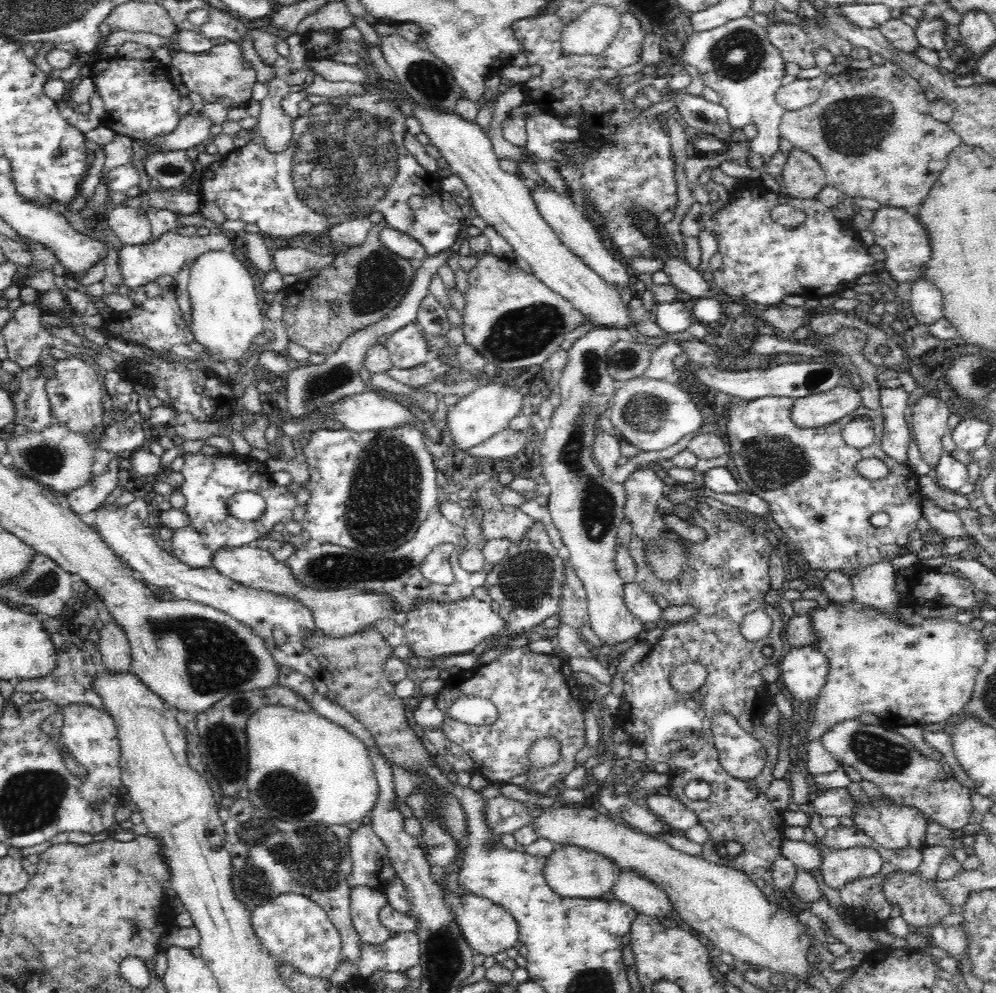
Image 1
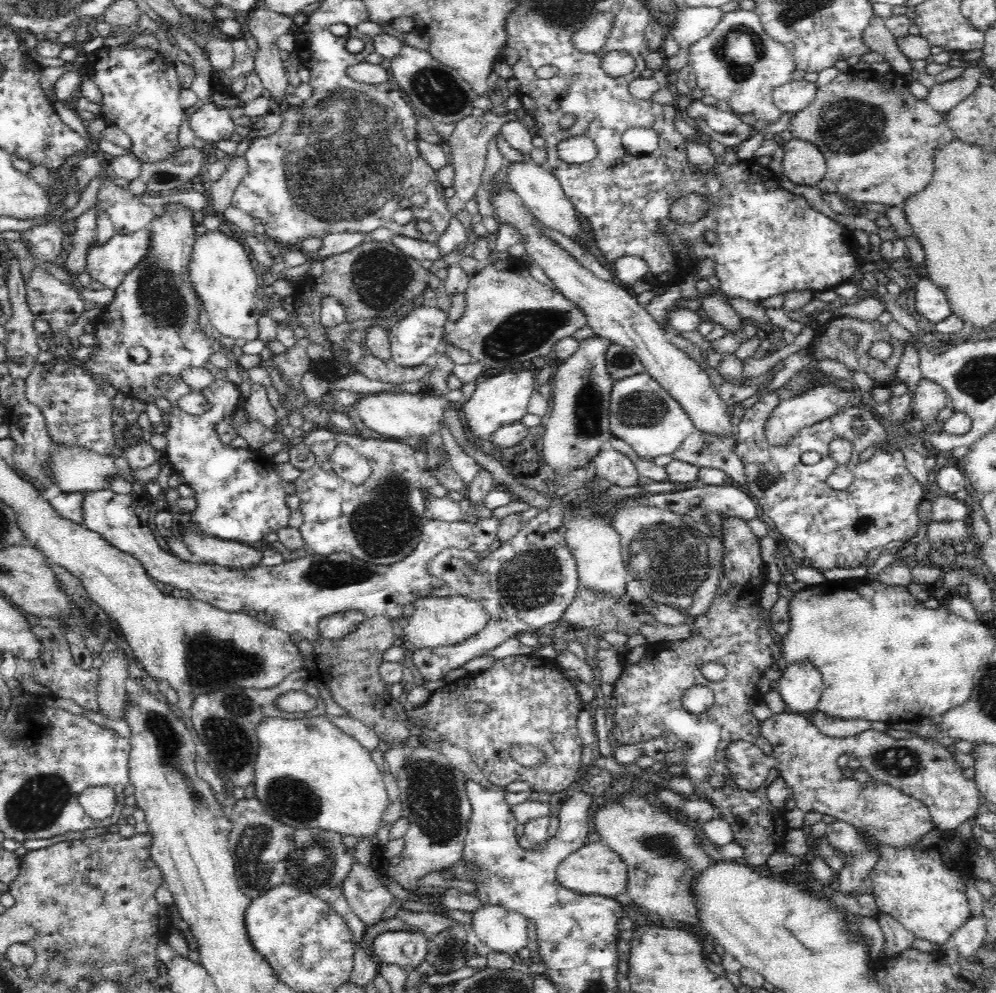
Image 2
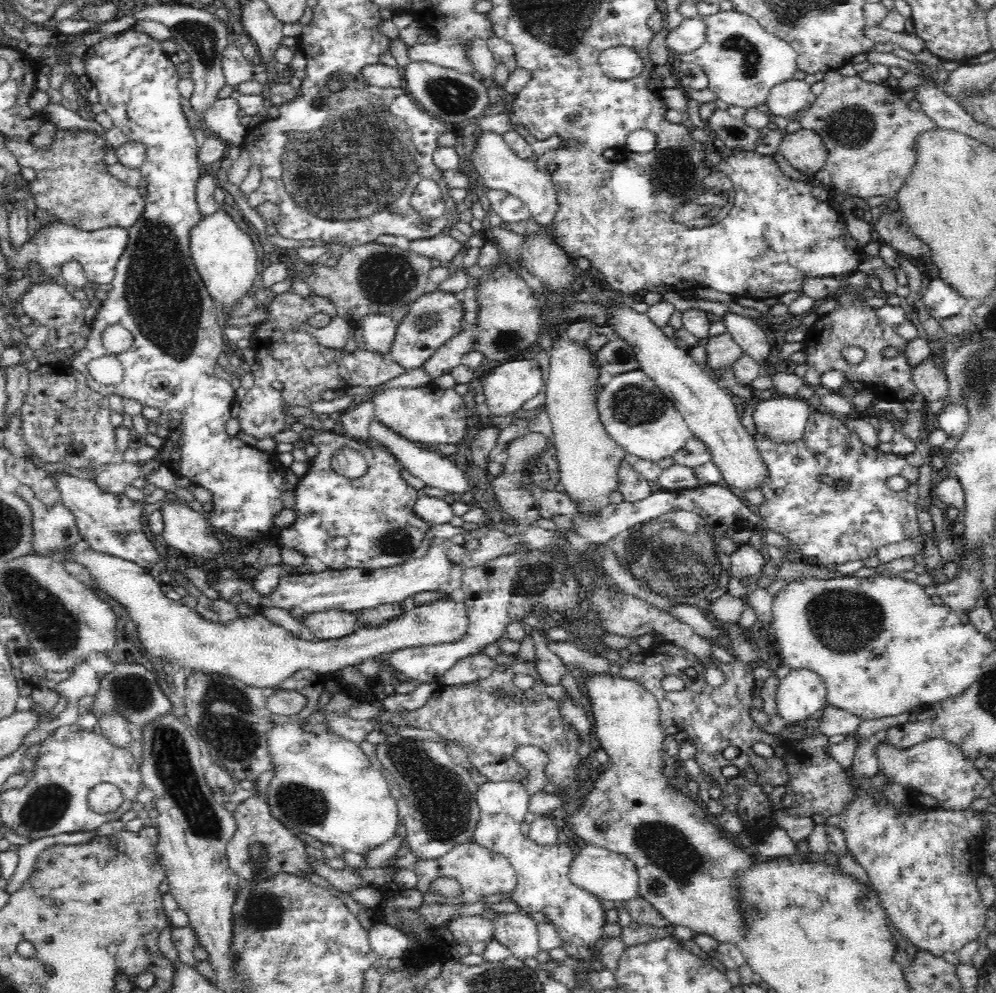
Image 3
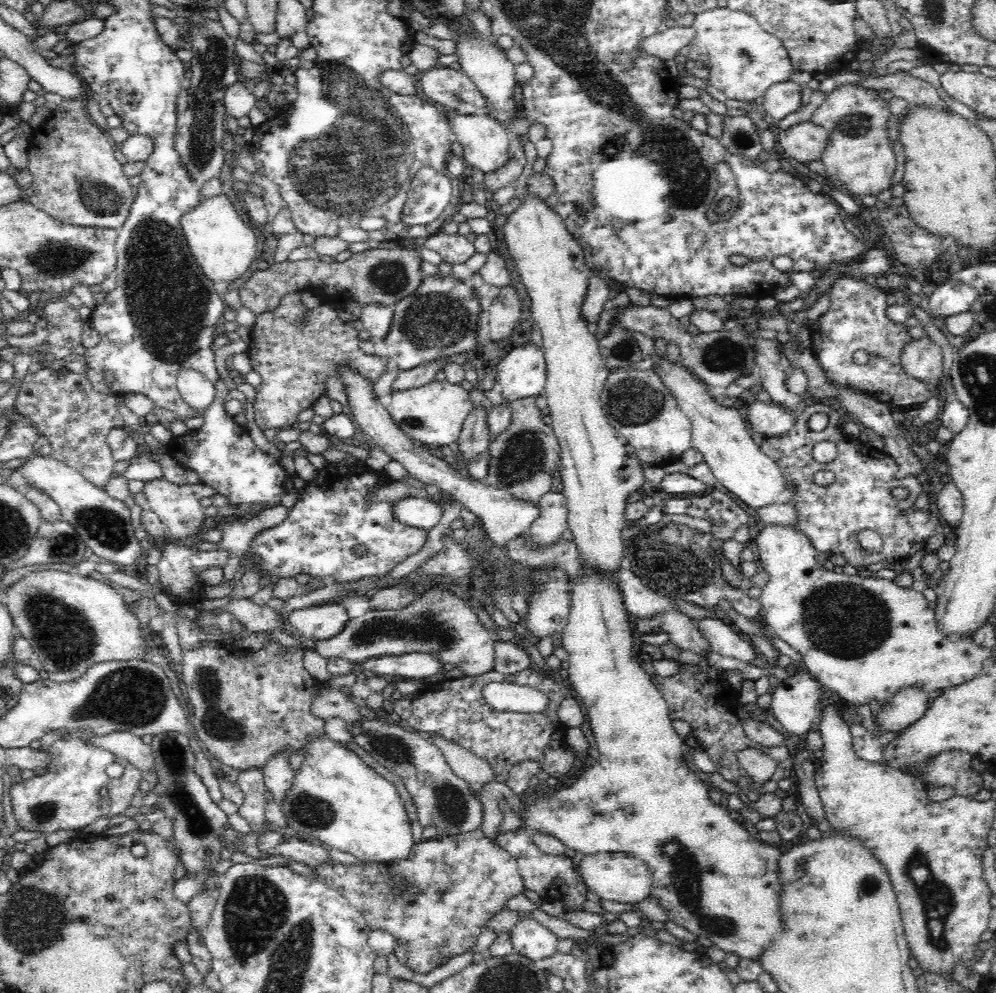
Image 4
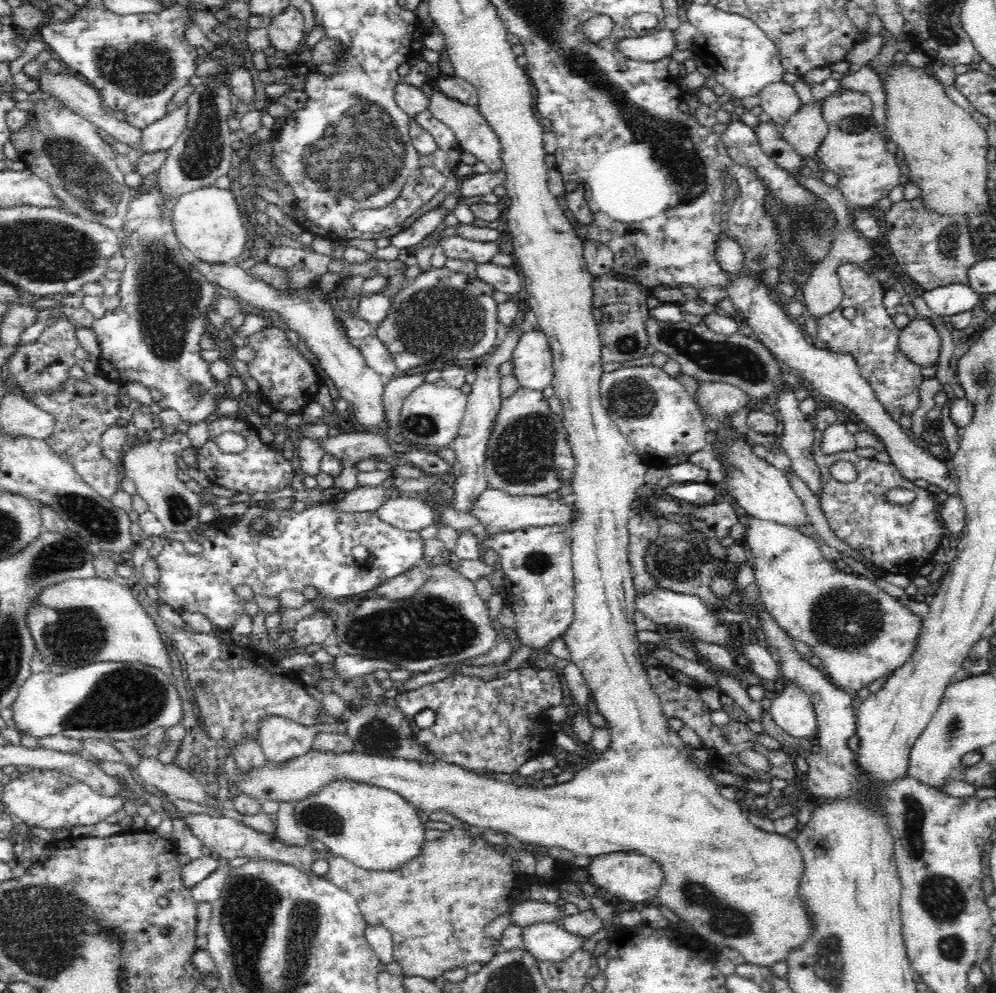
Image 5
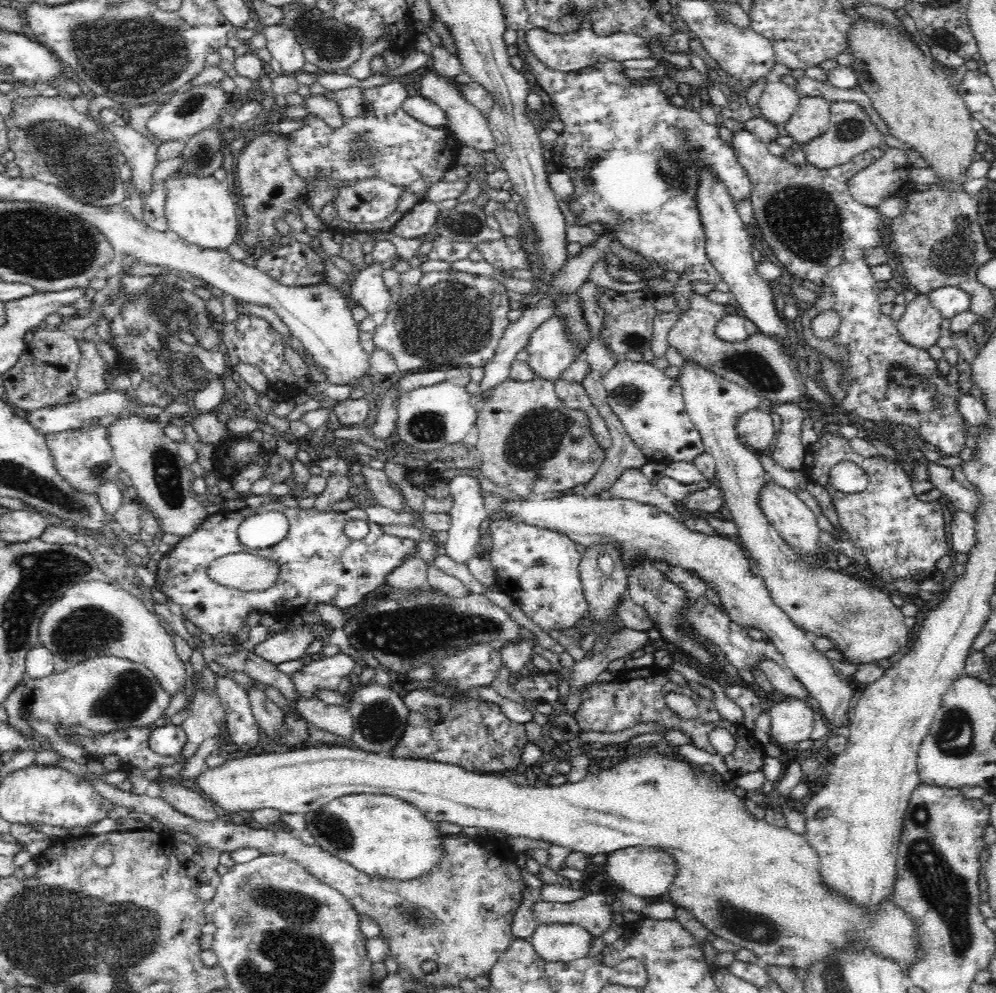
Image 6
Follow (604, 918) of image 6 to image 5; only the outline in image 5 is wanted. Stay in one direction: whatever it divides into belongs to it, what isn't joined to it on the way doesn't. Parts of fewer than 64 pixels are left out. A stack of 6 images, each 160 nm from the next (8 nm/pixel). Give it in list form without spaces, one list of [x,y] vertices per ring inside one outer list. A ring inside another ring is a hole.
[[[528,899],[518,903],[515,907],[512,906],[512,908],[510,910],[512,924],[521,927],[548,922],[557,923],[565,918],[562,907],[557,906],[556,903]]]

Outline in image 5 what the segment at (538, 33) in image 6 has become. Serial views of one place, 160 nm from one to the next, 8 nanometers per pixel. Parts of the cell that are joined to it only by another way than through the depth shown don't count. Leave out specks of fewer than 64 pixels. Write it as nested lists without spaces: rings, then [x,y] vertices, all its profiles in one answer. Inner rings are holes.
[[[667,28],[656,31],[656,34],[640,35],[618,42],[618,47],[626,58],[640,62],[670,59],[675,46],[674,33]]]

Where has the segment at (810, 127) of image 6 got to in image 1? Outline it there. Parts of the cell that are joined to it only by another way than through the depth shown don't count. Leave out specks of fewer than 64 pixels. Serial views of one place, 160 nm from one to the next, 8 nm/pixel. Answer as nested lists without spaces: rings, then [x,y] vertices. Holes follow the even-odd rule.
[[[796,147],[790,150],[787,158],[781,174],[781,185],[786,187],[786,194],[792,200],[815,200],[820,190],[827,186],[820,162]]]

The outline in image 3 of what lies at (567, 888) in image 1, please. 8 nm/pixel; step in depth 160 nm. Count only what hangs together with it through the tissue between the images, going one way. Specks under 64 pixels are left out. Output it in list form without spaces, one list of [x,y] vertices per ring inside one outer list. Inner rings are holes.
[[[586,845],[569,863],[568,878],[573,885],[593,894],[596,898],[625,902],[637,897],[640,873],[636,865],[624,854],[615,853],[602,846]]]

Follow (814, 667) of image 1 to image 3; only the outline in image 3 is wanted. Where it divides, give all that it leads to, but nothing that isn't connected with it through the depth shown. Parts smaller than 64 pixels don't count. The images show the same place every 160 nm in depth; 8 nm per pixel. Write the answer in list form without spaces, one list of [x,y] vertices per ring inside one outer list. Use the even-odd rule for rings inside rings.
[[[792,669],[780,681],[777,691],[778,715],[787,724],[800,724],[814,714],[821,714],[827,705],[827,688],[815,671]]]

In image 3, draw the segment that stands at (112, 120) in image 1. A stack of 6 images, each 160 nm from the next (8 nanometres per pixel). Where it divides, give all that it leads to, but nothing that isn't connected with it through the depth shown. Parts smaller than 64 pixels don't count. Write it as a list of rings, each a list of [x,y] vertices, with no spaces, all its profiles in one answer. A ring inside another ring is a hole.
[[[136,25],[108,35],[96,44],[89,46],[84,64],[84,73],[92,86],[98,91],[99,103],[113,120],[113,125],[121,129],[129,141],[136,141],[146,147],[143,166],[139,168],[141,177],[146,178],[148,186],[144,191],[147,205],[144,214],[129,230],[131,242],[115,266],[115,277],[108,287],[108,298],[99,306],[90,325],[91,331],[87,337],[86,346],[72,356],[71,366],[79,370],[87,378],[88,386],[100,394],[108,396],[118,394],[122,398],[131,398],[144,406],[152,406],[161,410],[177,410],[182,414],[182,422],[172,429],[171,436],[161,448],[162,464],[176,472],[178,476],[190,479],[191,484],[197,484],[210,490],[214,496],[214,510],[208,512],[207,522],[216,528],[222,528],[238,538],[248,538],[254,542],[258,538],[270,537],[275,526],[275,518],[284,508],[280,496],[288,490],[284,484],[287,468],[274,452],[266,452],[249,446],[230,436],[226,432],[226,422],[232,414],[230,410],[235,404],[235,390],[230,382],[214,375],[214,368],[220,353],[225,351],[228,343],[222,336],[220,315],[215,303],[206,290],[196,270],[190,248],[192,230],[202,220],[200,207],[196,199],[196,188],[201,178],[203,168],[197,160],[198,148],[196,136],[188,125],[188,118],[182,111],[182,95],[177,89],[180,76],[177,66],[172,63],[171,55],[166,53],[160,42],[149,34],[136,28]],[[119,324],[129,330],[133,336],[132,346],[126,352],[110,354],[103,345],[102,335],[108,326]],[[114,355],[124,369],[122,382],[118,384],[100,384],[89,373],[88,364],[95,358]]]

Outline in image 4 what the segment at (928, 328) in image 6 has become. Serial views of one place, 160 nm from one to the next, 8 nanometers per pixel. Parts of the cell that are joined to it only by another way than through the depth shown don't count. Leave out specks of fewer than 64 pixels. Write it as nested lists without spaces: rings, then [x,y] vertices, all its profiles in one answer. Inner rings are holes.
[[[923,334],[919,339],[912,338],[910,344],[903,350],[902,366],[906,369],[906,372],[921,384],[935,384],[937,386],[940,383],[942,375],[942,349],[934,341],[930,339],[927,334]]]

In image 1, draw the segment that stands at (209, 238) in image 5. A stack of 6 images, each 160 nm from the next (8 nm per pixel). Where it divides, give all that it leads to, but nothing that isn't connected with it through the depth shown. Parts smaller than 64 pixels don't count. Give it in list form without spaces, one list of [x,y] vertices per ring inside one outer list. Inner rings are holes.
[[[215,250],[204,253],[190,267],[188,291],[192,308],[190,330],[193,340],[206,346],[210,354],[224,362],[228,358],[240,358],[252,340],[263,334],[263,318],[252,274],[238,260],[233,251]]]

